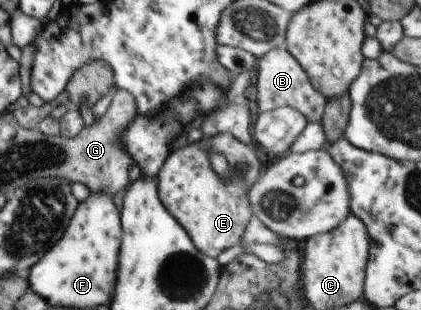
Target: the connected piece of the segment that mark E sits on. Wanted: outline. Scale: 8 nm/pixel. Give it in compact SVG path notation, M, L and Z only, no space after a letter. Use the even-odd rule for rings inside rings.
M221 133L171 150L156 176L158 195L193 244L203 254L216 259L223 250L242 242L252 215L248 192L258 180L259 172L261 164L255 148L243 144L232 134ZM210 151L222 154L227 159L229 168L226 180L212 169Z

